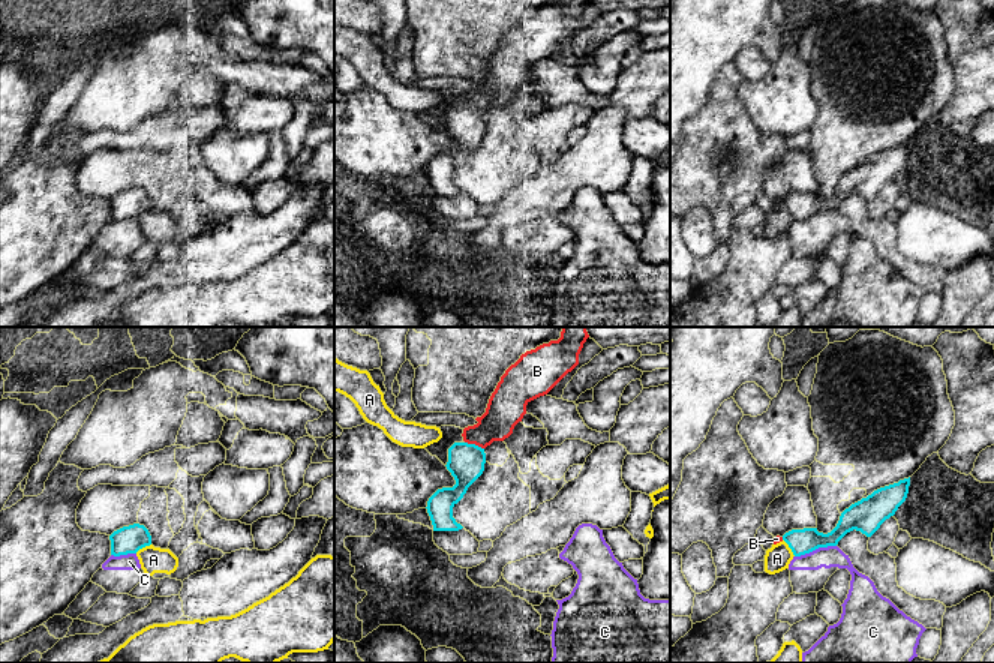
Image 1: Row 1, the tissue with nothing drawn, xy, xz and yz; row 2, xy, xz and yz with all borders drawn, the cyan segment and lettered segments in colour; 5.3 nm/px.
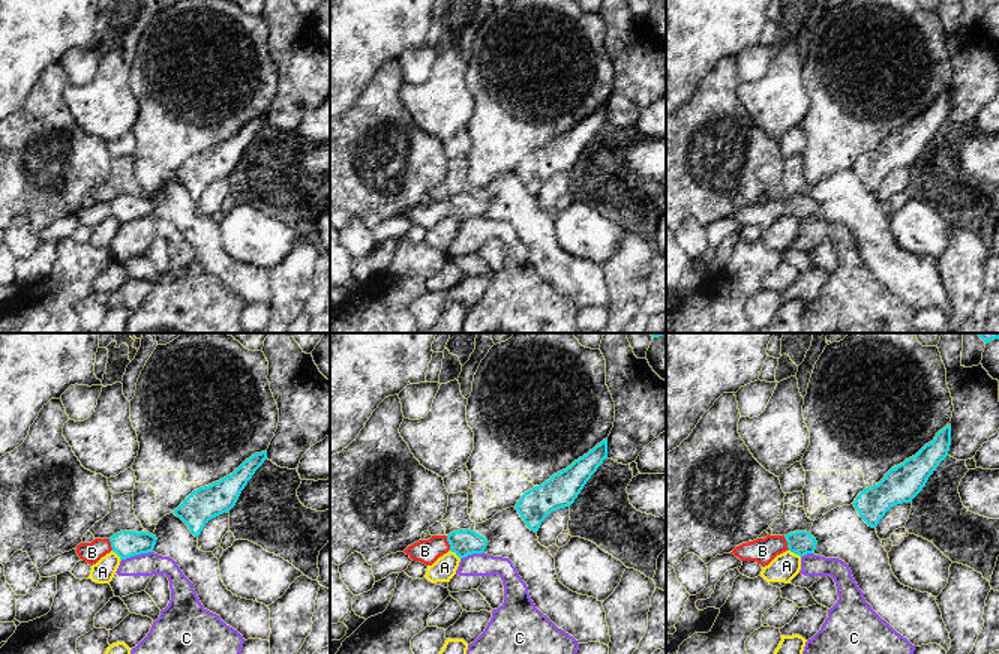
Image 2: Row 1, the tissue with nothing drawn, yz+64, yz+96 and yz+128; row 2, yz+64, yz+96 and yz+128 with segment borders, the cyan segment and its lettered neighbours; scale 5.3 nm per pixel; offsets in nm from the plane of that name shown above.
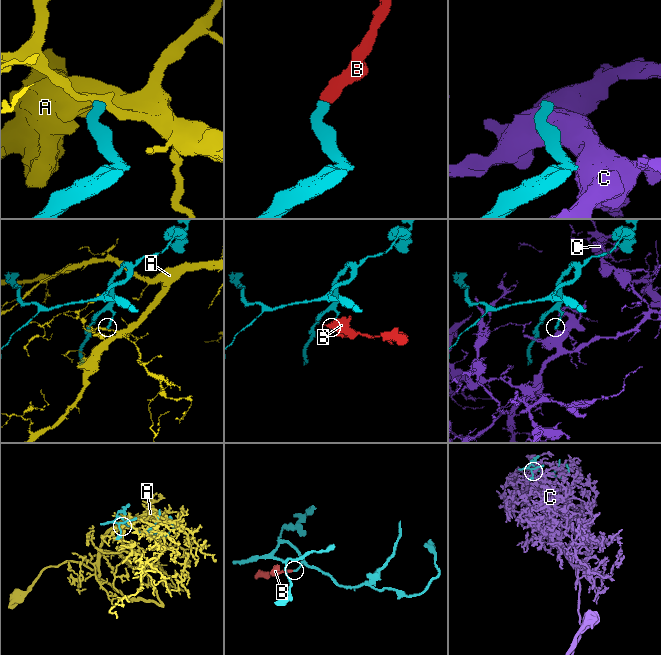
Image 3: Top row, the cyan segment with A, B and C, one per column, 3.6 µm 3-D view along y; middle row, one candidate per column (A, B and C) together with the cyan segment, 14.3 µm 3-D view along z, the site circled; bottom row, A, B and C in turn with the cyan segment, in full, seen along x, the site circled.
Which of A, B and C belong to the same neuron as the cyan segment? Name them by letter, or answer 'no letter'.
B

